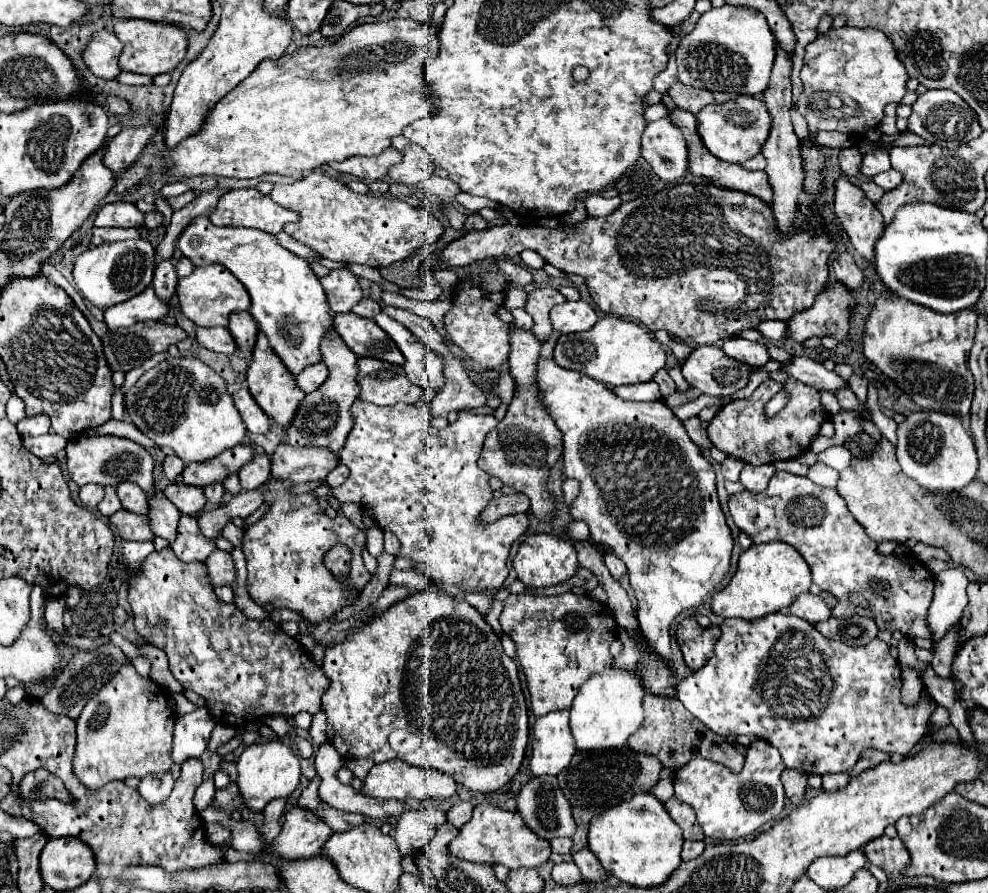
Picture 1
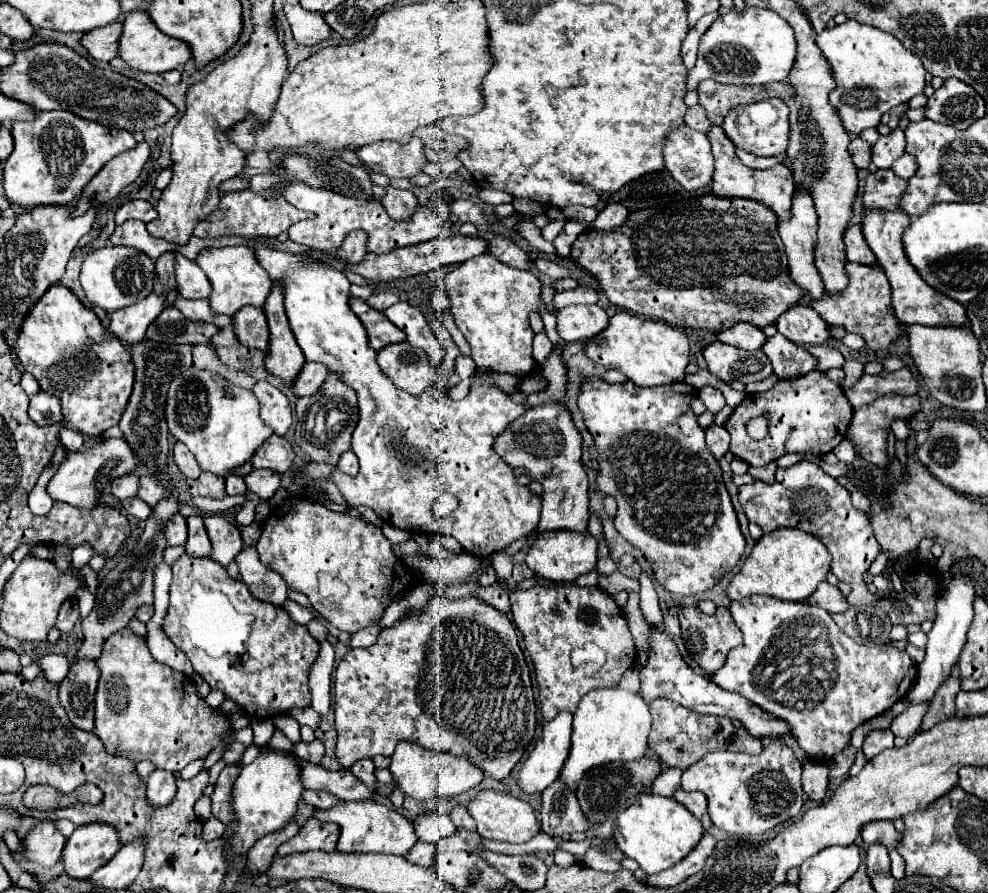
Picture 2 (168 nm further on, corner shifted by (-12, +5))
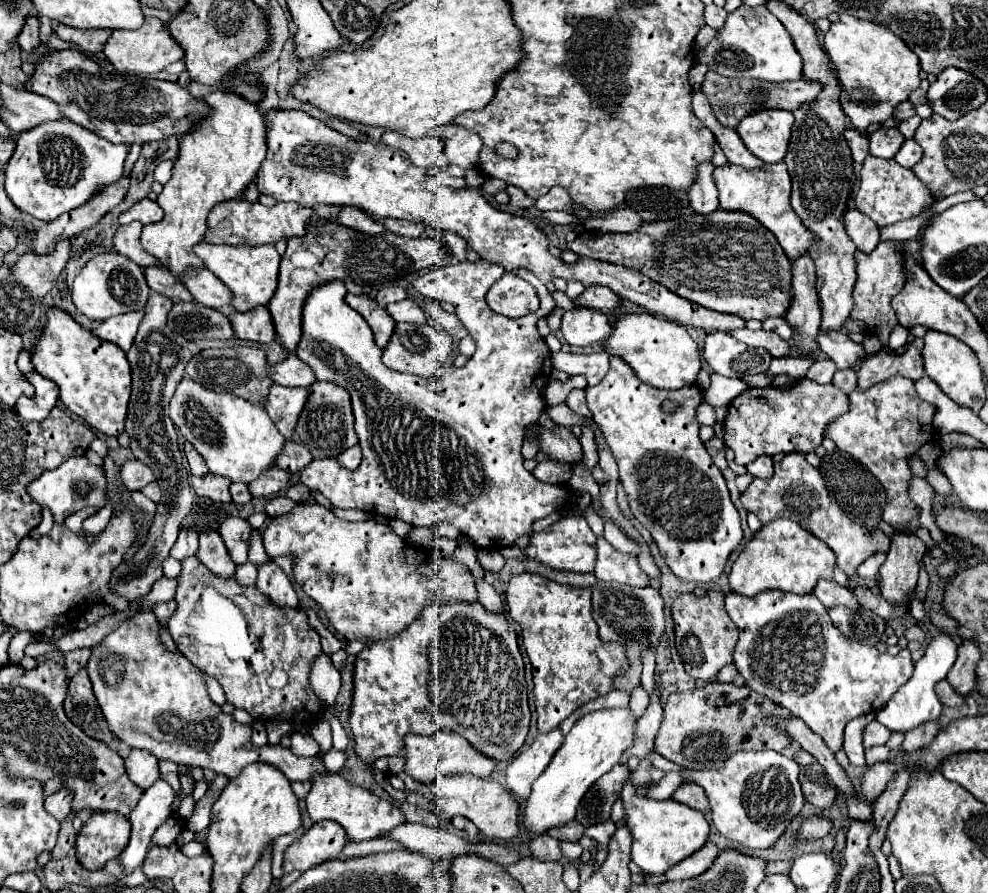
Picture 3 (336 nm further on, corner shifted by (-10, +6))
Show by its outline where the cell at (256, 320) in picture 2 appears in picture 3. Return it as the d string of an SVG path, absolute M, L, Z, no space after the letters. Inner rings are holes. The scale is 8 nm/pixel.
M258 306L256 310L250 310L250 312L232 312L230 322L232 322L234 334L240 340L268 344L276 338L274 320L266 306Z

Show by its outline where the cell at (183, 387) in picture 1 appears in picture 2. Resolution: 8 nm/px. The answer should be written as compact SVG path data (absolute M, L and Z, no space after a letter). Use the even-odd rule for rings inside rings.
M194 365L170 381L164 415L168 431L190 449L200 469L220 477L248 461L272 435L258 415L258 399L252 391L230 383L214 371Z

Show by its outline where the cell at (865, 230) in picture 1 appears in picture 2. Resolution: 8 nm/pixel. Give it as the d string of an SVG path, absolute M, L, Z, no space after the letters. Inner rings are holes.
M864 209L862 211L862 231L866 237L868 247L872 249L872 253L878 259L878 265L884 269L890 287L892 287L892 307L894 313L898 317L898 321L902 321L904 325L966 325L966 311L964 305L954 303L954 299L946 299L946 295L938 295L938 291L934 291L932 287L926 287L926 283L922 283L922 279L918 279L918 273L914 271L914 267L910 267L910 263L906 263L906 255L902 251L902 231L906 229L906 223L910 223L910 217L904 211L878 211L878 209Z

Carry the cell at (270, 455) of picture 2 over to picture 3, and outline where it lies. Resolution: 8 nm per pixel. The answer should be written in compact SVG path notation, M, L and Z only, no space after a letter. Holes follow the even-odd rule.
M286 442L280 458L276 460L276 466L290 470L294 474L294 472L300 472L302 468L306 468L310 462L312 462L312 454L306 446L296 444L296 442Z

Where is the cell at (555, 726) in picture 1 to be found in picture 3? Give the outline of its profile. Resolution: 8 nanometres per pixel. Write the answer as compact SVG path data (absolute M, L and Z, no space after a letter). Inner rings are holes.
M556 728L548 734L536 736L536 740L520 750L514 760L506 766L506 786L512 790L512 794L520 800L526 800L532 782L542 774L542 770L550 764L556 750L562 746L562 732Z

